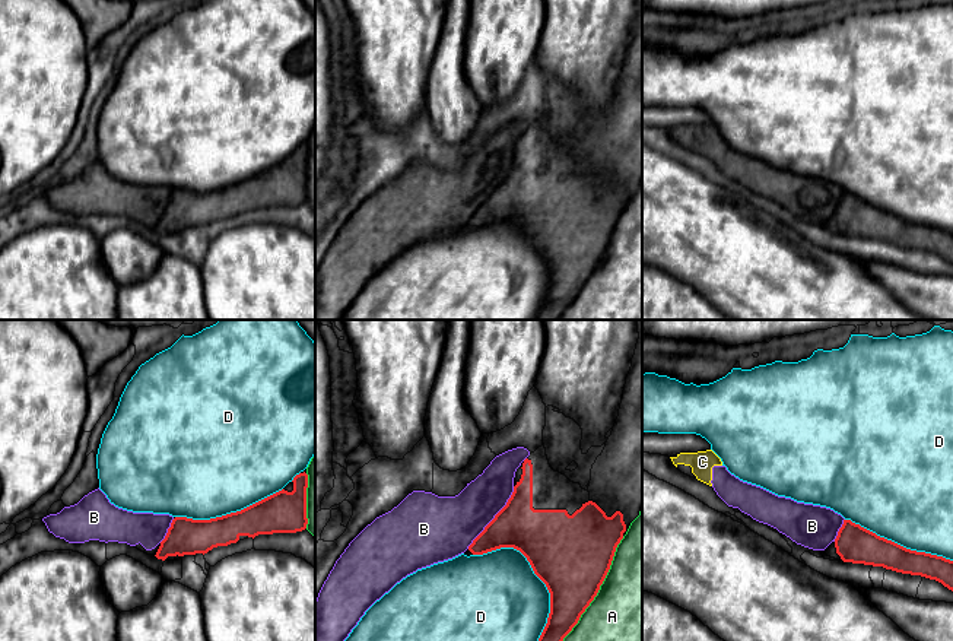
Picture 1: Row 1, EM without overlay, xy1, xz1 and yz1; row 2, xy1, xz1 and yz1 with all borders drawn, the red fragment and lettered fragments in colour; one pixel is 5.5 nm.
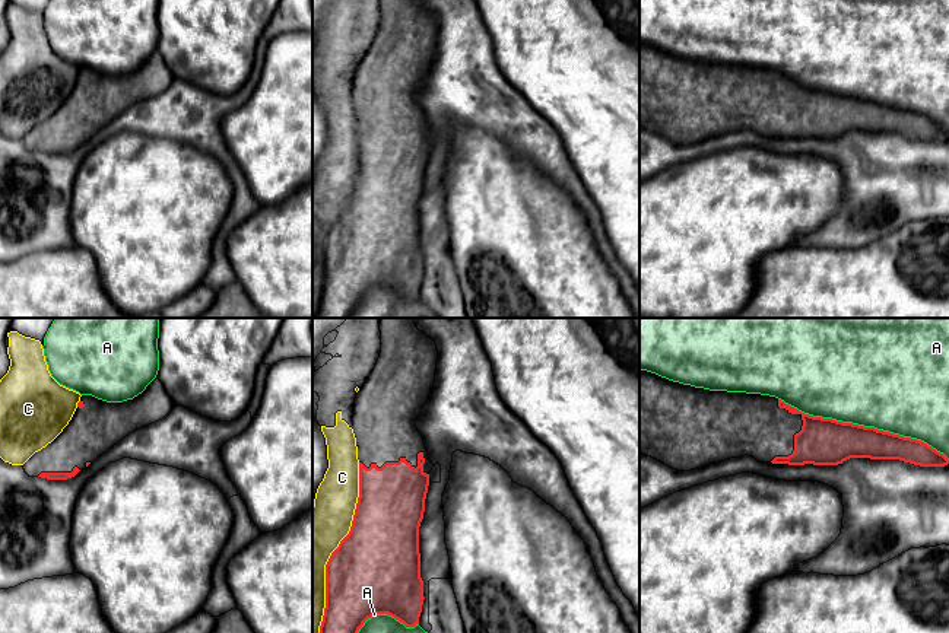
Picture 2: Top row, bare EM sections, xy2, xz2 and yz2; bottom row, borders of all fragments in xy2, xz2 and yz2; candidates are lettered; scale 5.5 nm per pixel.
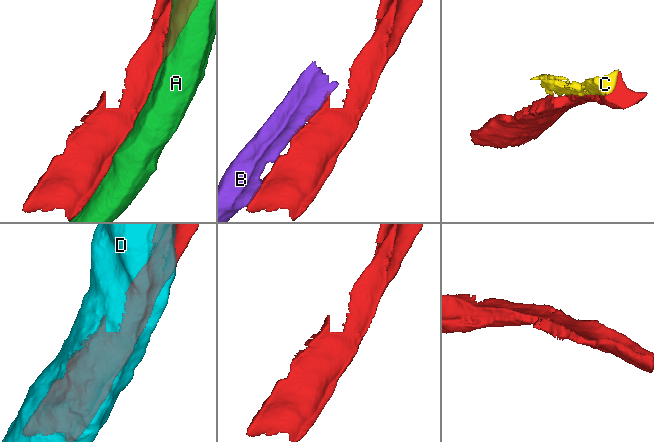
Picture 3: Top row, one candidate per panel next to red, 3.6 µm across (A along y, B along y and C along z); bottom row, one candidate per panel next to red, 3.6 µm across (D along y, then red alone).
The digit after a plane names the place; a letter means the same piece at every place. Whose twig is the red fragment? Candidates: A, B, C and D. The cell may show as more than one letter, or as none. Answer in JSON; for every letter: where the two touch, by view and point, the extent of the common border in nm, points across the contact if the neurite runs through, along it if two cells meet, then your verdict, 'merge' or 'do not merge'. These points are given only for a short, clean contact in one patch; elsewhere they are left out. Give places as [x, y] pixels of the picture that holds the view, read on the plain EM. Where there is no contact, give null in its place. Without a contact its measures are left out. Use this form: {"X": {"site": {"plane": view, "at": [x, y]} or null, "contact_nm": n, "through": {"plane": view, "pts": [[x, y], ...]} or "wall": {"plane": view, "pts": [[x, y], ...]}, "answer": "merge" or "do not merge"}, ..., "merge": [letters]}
{"A": {"site": {"plane": "yz2", "at": [863, 99]}, "contact_nm": 1000, "answer": "do not merge"}, "B": {"site": {"plane": "xz1", "at": [495, 190]}, "contact_nm": 440, "answer": "do not merge"}, "C": {"site": {"plane": "xz2", "at": [332, 226]}, "contact_nm": 1050, "answer": "do not merge"}, "D": {"site": {"plane": "xz1", "at": [536, 247]}, "contact_nm": 600, "answer": "do not merge"}, "merge": []}

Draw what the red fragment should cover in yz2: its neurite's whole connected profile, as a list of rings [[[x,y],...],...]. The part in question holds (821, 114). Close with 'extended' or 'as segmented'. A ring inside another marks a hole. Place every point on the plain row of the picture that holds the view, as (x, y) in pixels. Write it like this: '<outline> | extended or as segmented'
[[[639,44],[639,127],[677,144],[739,130],[788,139],[838,139],[850,131],[899,133],[945,140],[949,133],[927,117],[853,96],[813,90],[761,67],[710,64]]] | extended

